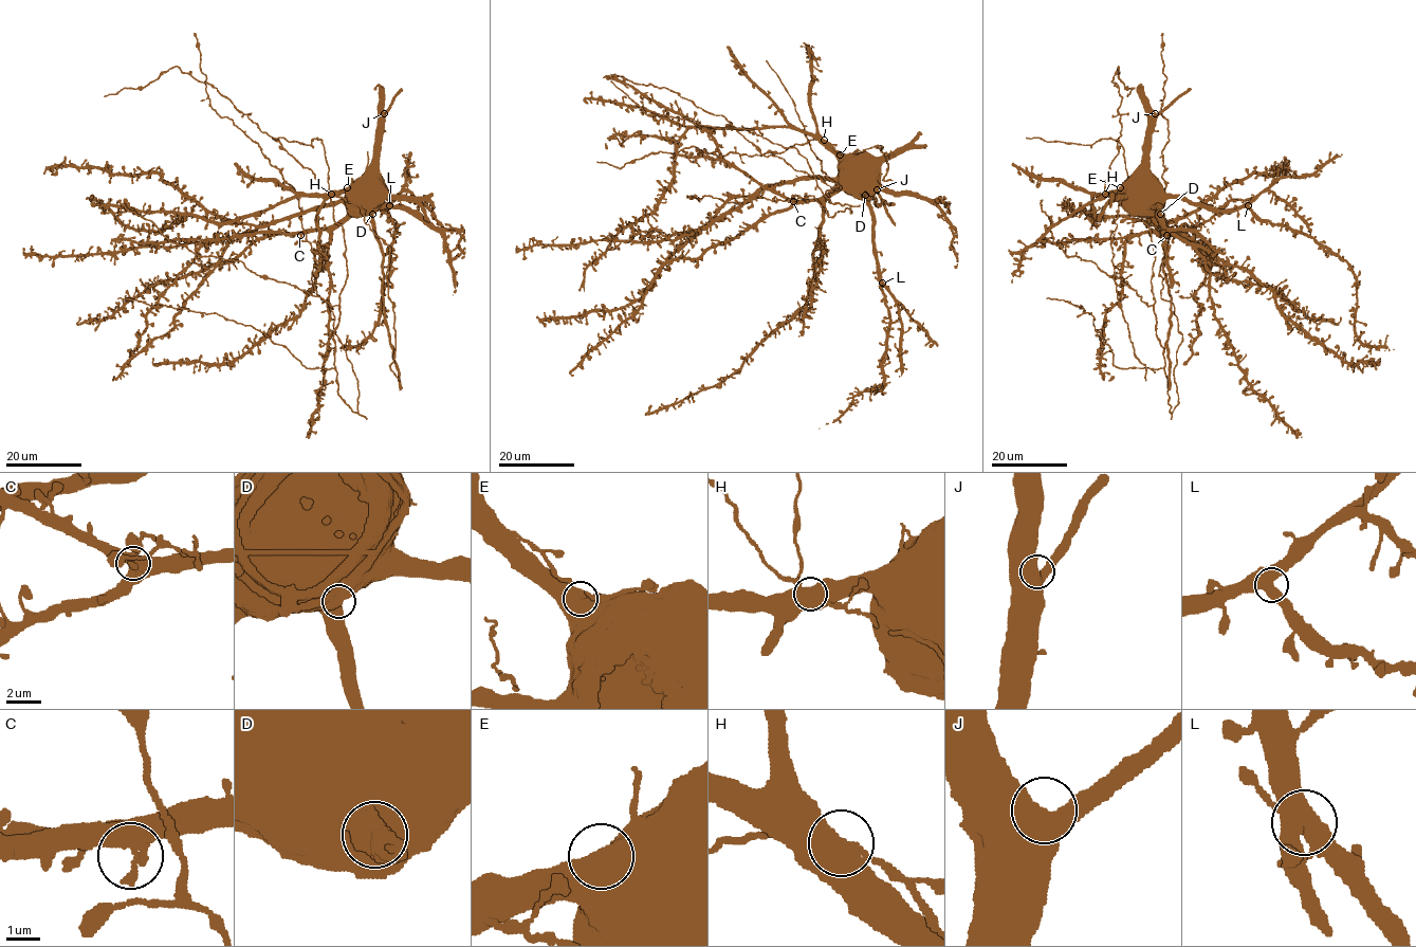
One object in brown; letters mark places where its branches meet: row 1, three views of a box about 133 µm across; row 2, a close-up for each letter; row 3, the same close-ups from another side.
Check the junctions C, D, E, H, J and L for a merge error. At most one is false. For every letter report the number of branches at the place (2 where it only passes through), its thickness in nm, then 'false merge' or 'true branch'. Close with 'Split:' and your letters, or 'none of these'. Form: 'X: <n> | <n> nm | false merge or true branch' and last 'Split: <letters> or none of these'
C: 2 | 550 nm | true branch
D: 1 | 750 nm | true branch
E: 1 | 750 nm | true branch
H: 2 | 550 nm | true branch
J: 2 | 600 nm | true branch
L: 3 | 500 nm | true branch
Split: none of these

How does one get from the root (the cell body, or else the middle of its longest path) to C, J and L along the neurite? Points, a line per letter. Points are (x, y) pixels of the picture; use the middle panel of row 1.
C: (845, 183), (820, 198), (793, 201)
J: (845, 183), (868, 183), (877, 189)
L: (845, 183), (871, 210), (874, 250), (882, 283)

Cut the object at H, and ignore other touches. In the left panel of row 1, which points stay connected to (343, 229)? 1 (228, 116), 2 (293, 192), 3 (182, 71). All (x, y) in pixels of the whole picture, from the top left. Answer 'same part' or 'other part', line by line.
1: same part
2: same part
3: other part

